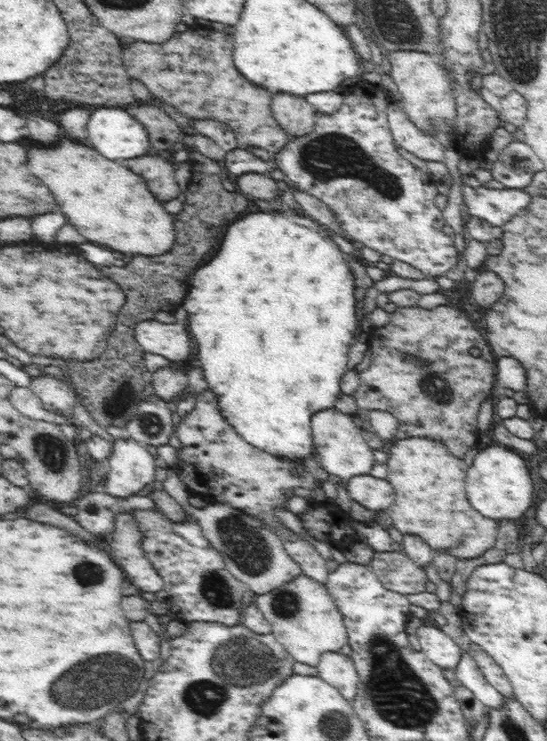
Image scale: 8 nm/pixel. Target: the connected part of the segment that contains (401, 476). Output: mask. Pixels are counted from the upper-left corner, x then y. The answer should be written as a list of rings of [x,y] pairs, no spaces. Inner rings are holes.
[[[406,438],[391,440],[386,444],[389,454],[387,480],[394,487],[395,501],[388,508],[394,527],[403,536],[418,536],[434,551],[448,551],[458,559],[473,559],[482,556],[495,546],[499,534],[499,522],[480,514],[470,504],[465,491],[468,464],[453,456],[440,439]]]

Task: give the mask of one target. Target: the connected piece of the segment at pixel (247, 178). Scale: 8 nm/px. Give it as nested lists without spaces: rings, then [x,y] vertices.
[[[249,172],[237,176],[237,191],[251,200],[270,201],[279,198],[282,193],[281,183],[268,174]]]

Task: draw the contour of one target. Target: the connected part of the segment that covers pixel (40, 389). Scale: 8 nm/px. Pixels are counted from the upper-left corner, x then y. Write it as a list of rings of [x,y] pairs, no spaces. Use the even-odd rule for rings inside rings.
[[[44,373],[31,377],[29,388],[38,396],[49,412],[69,418],[74,416],[74,406],[76,406],[78,398],[66,381]]]

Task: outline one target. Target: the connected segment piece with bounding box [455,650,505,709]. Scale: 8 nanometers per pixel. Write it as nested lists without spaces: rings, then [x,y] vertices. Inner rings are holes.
[[[461,650],[460,660],[455,668],[455,675],[459,684],[471,690],[486,706],[486,709],[497,709],[503,705],[505,696],[489,685],[479,669],[478,663],[470,653]]]

